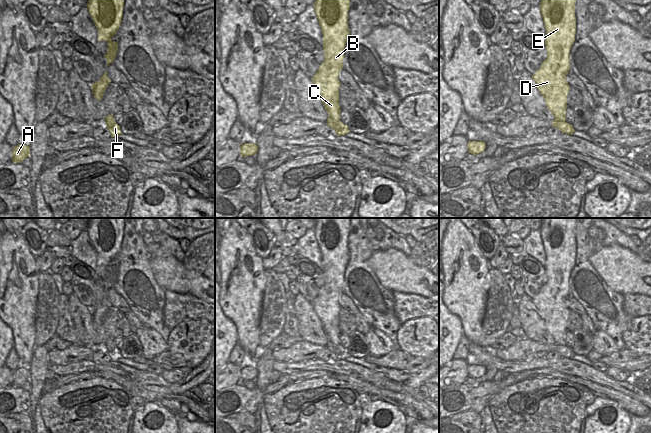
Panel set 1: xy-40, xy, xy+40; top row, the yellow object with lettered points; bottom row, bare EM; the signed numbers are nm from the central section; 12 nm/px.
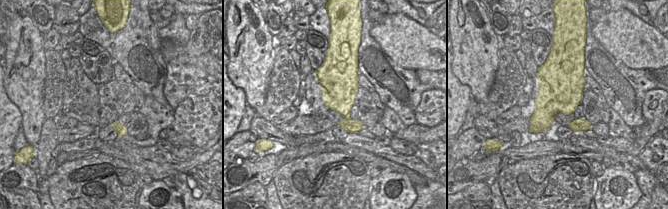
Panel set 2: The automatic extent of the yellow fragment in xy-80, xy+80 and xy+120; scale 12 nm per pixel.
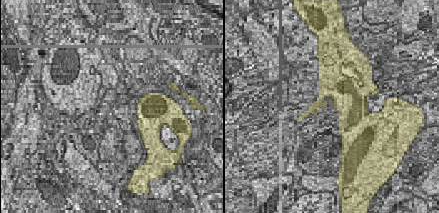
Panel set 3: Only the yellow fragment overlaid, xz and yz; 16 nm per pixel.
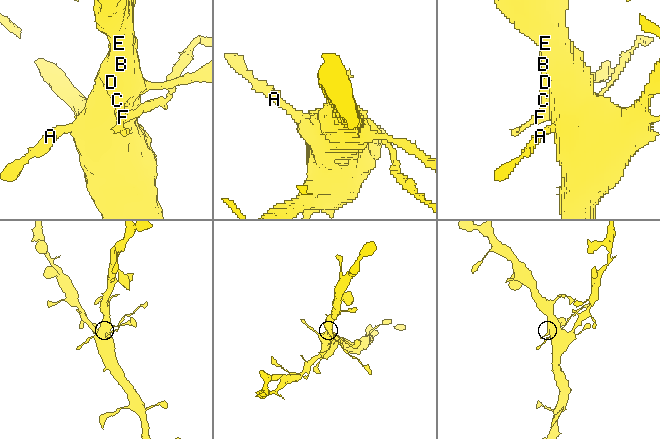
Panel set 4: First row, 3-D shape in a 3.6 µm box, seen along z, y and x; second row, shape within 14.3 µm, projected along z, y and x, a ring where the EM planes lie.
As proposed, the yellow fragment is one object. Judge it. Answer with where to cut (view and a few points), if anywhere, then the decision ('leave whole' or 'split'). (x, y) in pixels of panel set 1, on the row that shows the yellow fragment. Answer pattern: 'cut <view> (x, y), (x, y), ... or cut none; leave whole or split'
cut xy (329, 116), (339, 121); split

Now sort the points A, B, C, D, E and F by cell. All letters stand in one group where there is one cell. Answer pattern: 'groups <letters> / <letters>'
groups A B C D E / F

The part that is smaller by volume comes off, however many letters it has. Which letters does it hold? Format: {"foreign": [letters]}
{"foreign": ["F"]}

